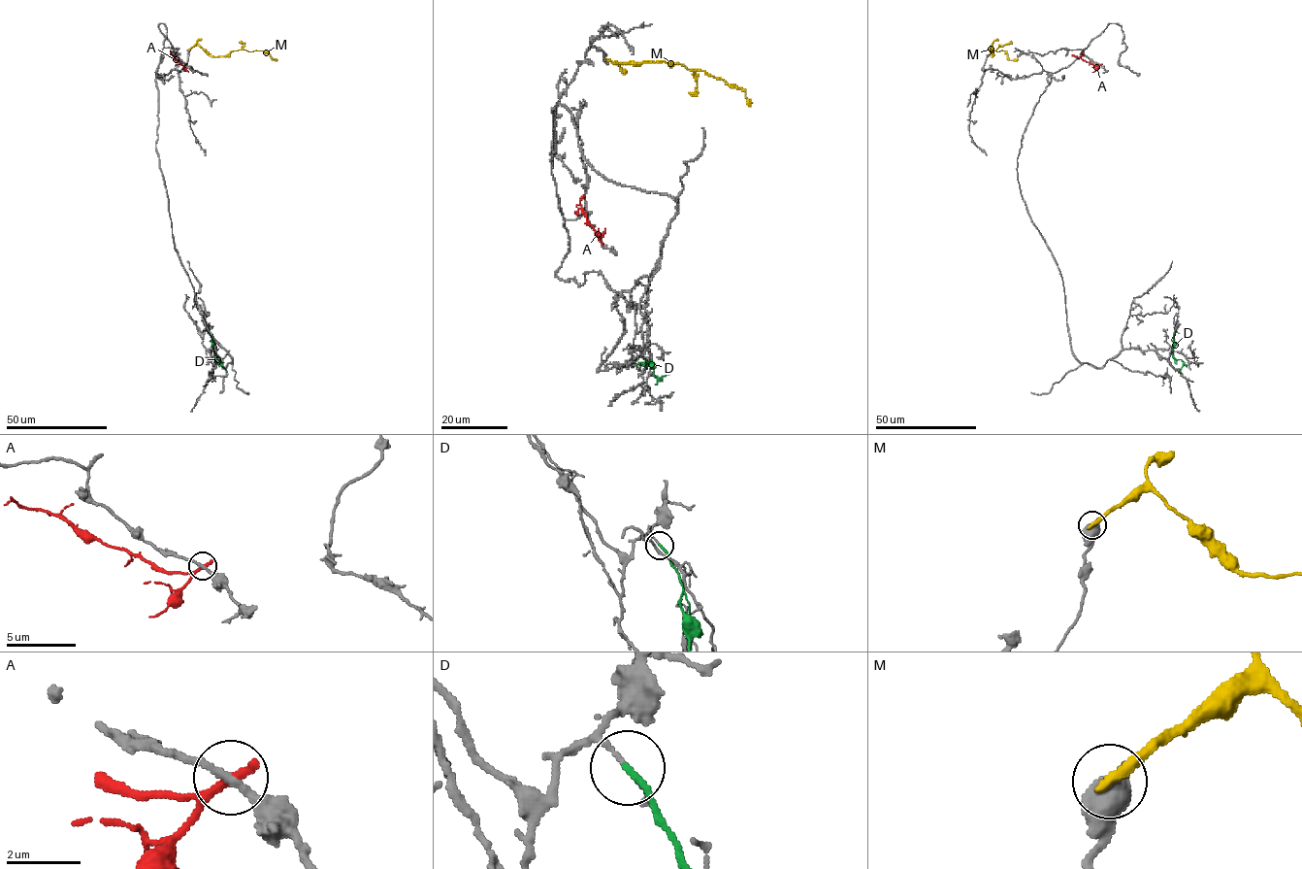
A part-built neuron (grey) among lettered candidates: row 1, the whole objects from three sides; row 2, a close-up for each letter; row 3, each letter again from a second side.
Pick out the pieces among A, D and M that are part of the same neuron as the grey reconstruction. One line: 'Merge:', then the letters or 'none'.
Merge: none

